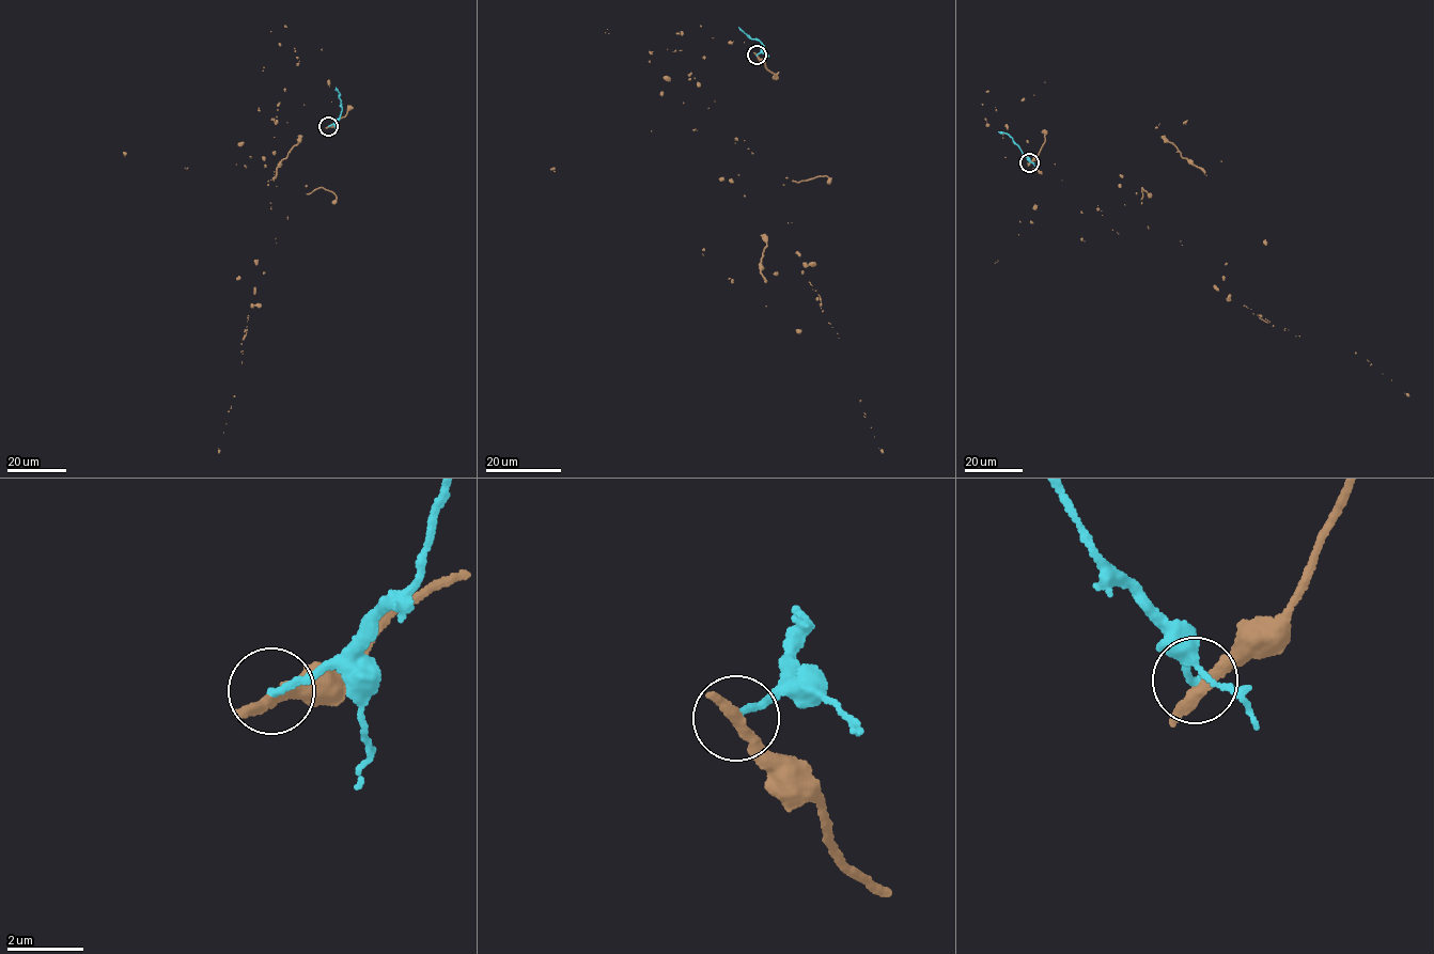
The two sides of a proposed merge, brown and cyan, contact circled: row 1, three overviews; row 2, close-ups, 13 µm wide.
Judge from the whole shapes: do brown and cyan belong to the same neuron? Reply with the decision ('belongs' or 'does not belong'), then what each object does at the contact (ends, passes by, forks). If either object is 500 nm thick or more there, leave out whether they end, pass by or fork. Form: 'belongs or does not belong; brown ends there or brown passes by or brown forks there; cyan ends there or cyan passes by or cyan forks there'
does not belong; brown passes by; cyan ends there

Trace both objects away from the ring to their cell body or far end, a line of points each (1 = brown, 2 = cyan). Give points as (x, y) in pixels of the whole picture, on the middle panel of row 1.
1: (756, 56), (708, 108), (735, 140), (738, 174), (752, 153), (784, 185), (812, 288), (883, 453)
2: (756, 55), (760, 51), (761, 42), (738, 27)

